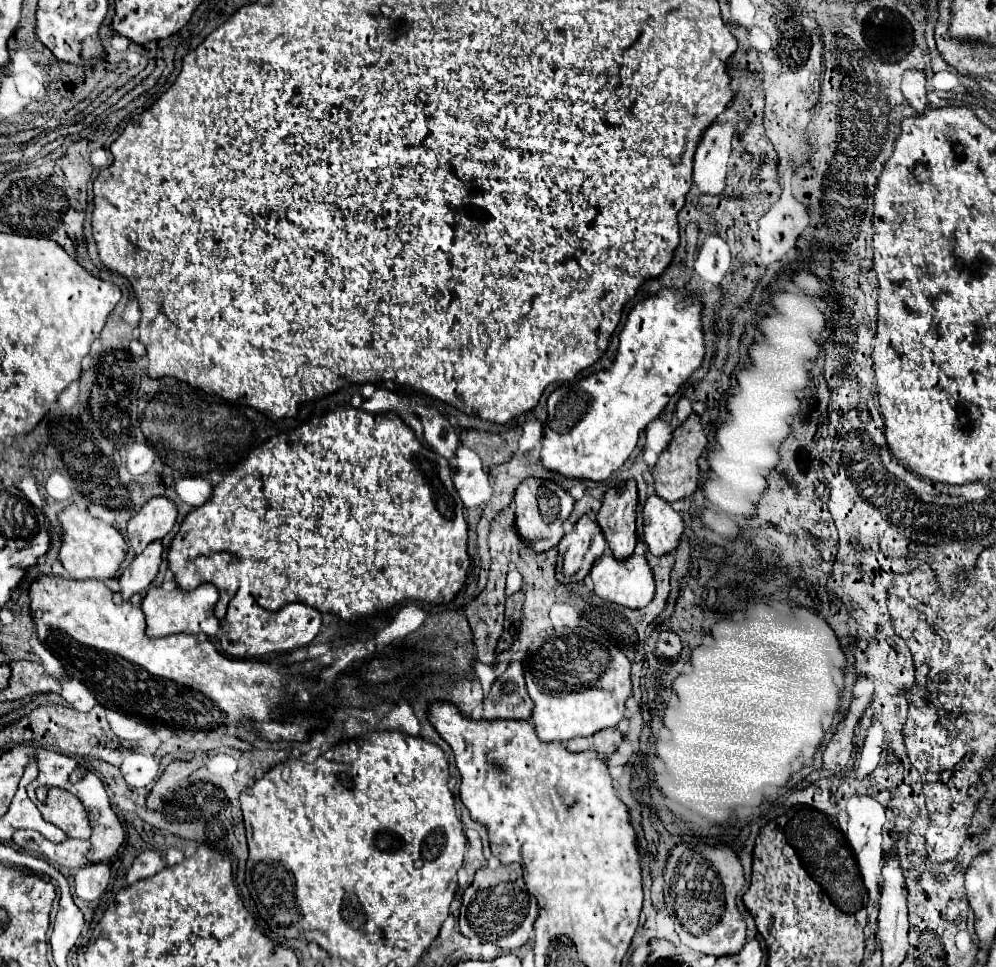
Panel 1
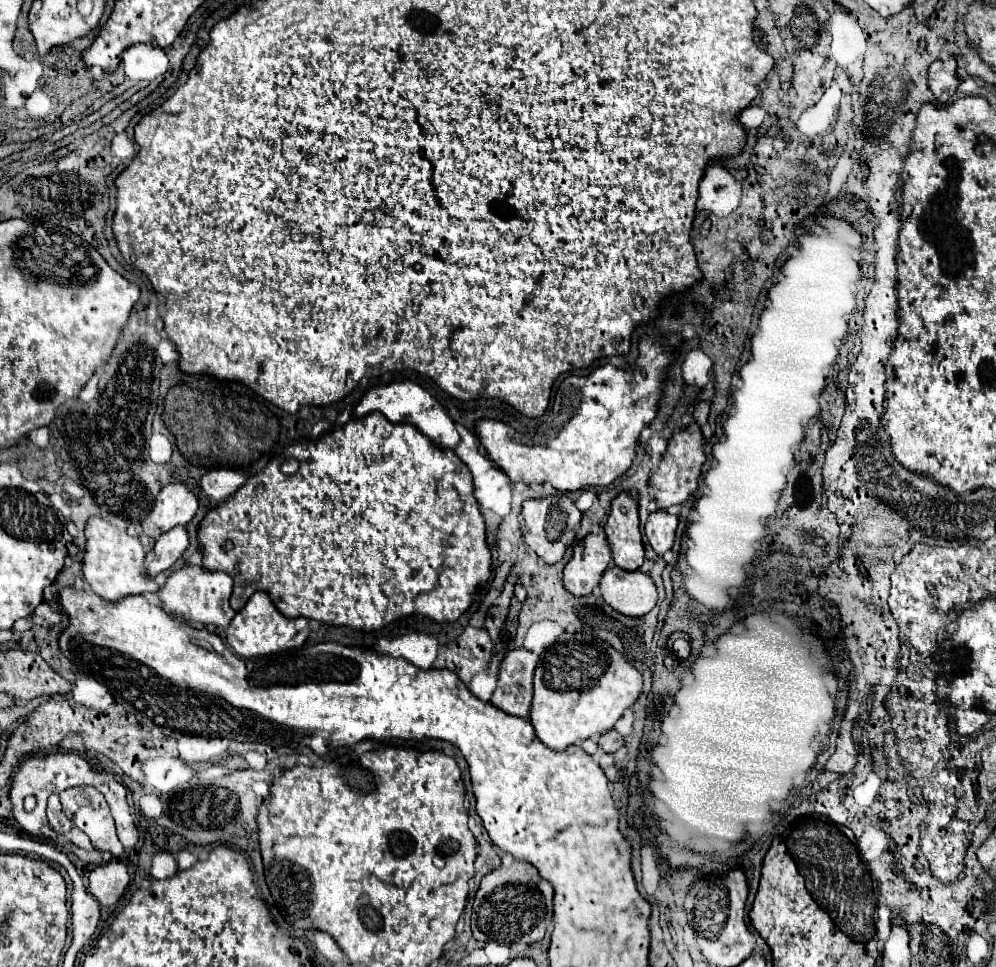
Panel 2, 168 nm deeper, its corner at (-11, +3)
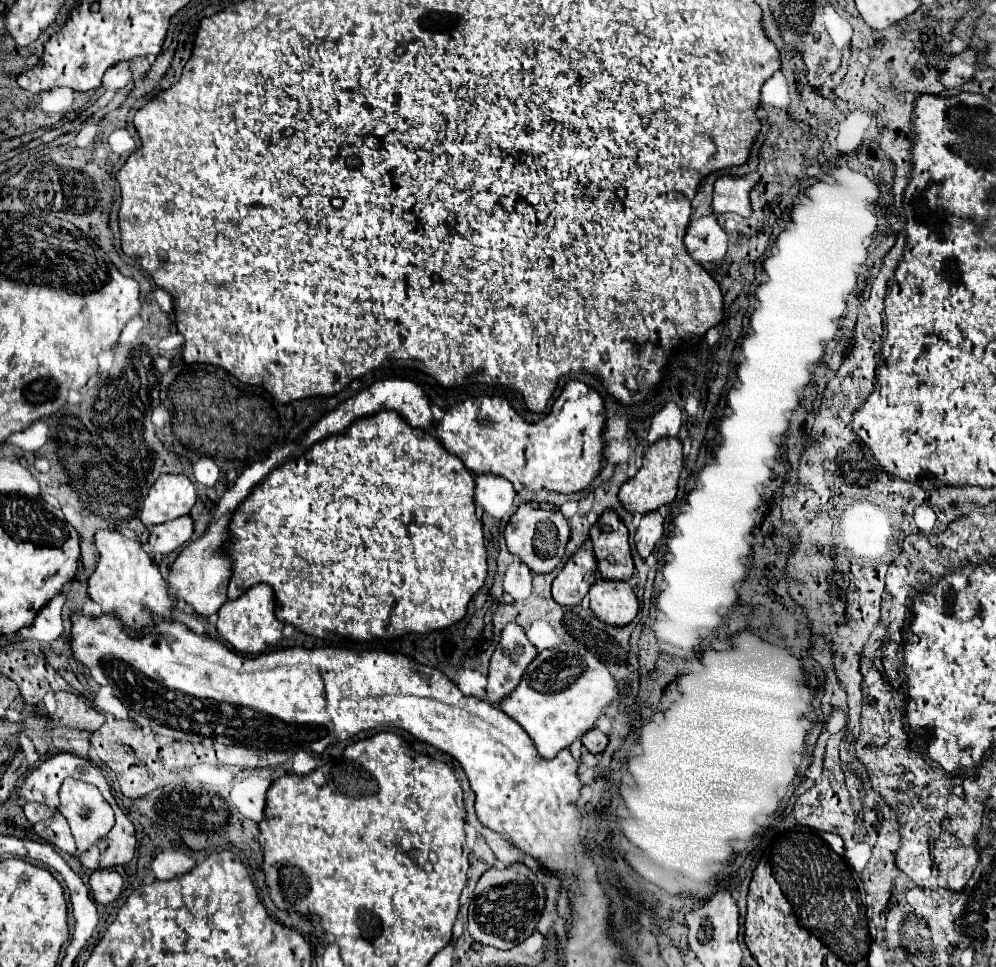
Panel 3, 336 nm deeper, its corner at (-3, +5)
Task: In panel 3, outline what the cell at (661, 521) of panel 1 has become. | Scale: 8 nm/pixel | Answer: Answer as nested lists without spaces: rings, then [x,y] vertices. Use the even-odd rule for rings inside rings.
[[[655,510],[655,512],[649,512],[643,516],[639,528],[637,528],[637,534],[635,534],[635,546],[637,546],[637,552],[647,558],[655,544],[659,542],[659,538],[663,536],[663,516]]]

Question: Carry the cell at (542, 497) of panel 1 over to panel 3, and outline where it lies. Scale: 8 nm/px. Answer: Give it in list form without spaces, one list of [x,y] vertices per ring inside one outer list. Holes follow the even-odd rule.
[[[525,502],[517,508],[517,512],[511,516],[507,528],[505,528],[505,540],[507,548],[525,562],[535,574],[549,574],[555,570],[563,558],[565,544],[569,540],[569,524],[561,510],[551,504],[543,502]]]

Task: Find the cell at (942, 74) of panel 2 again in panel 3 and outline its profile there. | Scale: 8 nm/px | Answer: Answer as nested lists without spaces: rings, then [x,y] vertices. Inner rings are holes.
[[[965,50],[961,54],[955,54],[947,60],[947,68],[939,70],[937,78],[945,88],[961,88],[967,80],[971,80],[975,72],[975,60],[977,54],[973,50]]]

